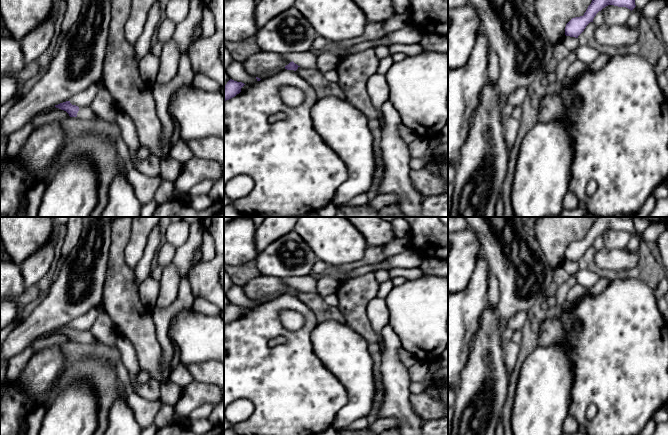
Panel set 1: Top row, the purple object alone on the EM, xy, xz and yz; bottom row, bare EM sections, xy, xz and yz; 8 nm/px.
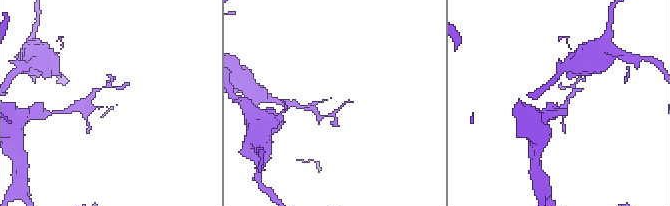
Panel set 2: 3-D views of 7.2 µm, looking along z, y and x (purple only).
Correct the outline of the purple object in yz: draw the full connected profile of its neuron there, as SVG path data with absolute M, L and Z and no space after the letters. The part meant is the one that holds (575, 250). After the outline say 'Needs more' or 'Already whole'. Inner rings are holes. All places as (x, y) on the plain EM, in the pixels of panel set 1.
M597 217L583 240L572 242L565 251L565 259L578 262L586 250L593 246L596 238L608 229L626 231L631 235L636 231L632 219L625 220L619 217Z. Already whole

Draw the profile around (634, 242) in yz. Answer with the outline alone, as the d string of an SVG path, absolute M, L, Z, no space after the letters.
M635 231L632 234L630 241L625 248L630 252L637 251L641 240L642 236L637 231Z

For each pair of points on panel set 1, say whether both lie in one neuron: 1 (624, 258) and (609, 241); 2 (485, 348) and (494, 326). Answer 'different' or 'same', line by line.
1: different
2: same

